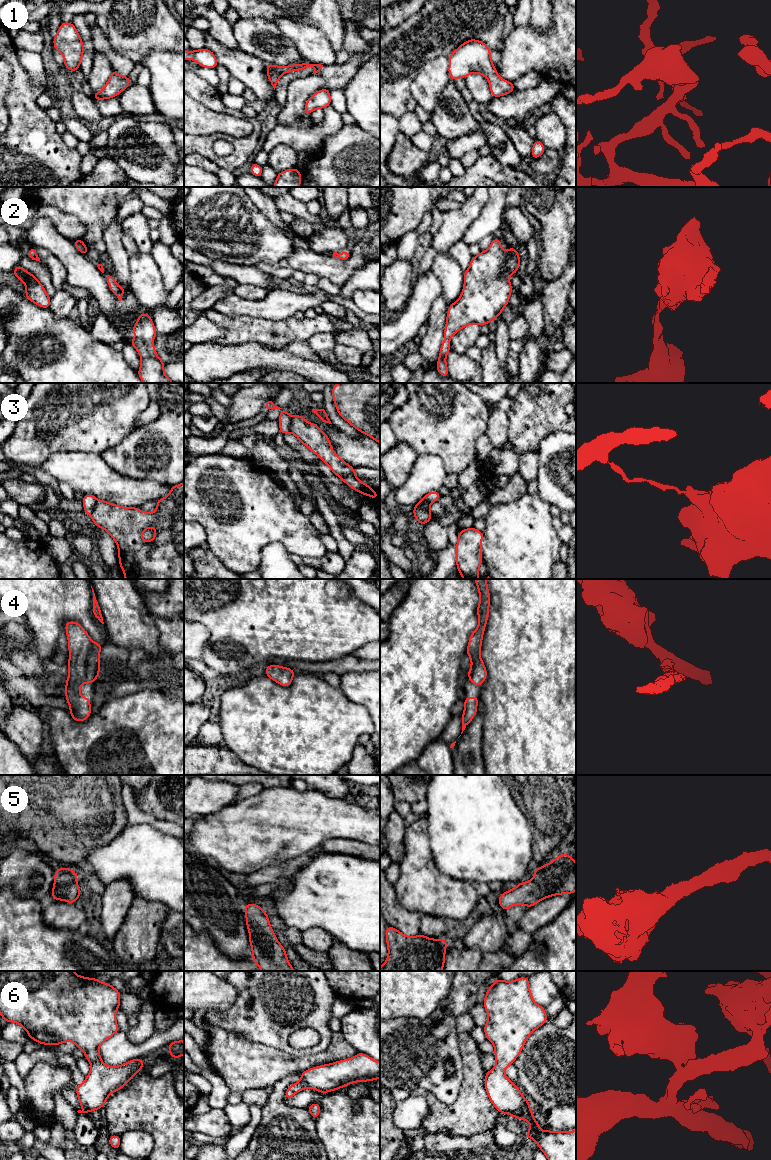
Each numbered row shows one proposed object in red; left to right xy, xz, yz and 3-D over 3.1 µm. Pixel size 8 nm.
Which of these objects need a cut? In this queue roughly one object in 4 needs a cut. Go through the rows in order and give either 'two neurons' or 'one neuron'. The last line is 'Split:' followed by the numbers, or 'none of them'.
1: one neuron
2: one neuron
3: two neurons
4: one neuron
5: one neuron
6: one neuron
Split: 3

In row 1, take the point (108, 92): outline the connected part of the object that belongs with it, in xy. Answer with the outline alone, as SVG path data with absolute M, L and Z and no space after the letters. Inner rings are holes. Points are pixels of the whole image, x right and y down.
M111 70L110 78L100 92L94 92L94 100L111 99L118 96L124 89L130 86L130 76L122 77L119 73Z

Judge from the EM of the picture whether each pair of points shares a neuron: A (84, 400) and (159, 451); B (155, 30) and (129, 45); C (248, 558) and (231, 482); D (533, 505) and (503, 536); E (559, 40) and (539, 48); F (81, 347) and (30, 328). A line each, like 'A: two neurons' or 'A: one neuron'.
A: two neurons
B: one neuron
C: one neuron
D: one neuron
E: one neuron
F: one neuron

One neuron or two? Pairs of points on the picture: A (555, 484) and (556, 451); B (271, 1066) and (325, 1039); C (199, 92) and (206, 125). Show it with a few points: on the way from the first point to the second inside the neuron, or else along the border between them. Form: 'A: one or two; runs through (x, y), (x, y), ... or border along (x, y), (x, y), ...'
A: one; runs through (556, 476), (556, 459)
B: two; border along (270, 1046), (296, 1057), (308, 1057), (315, 1054)
C: two; border along (194, 98), (222, 114)

